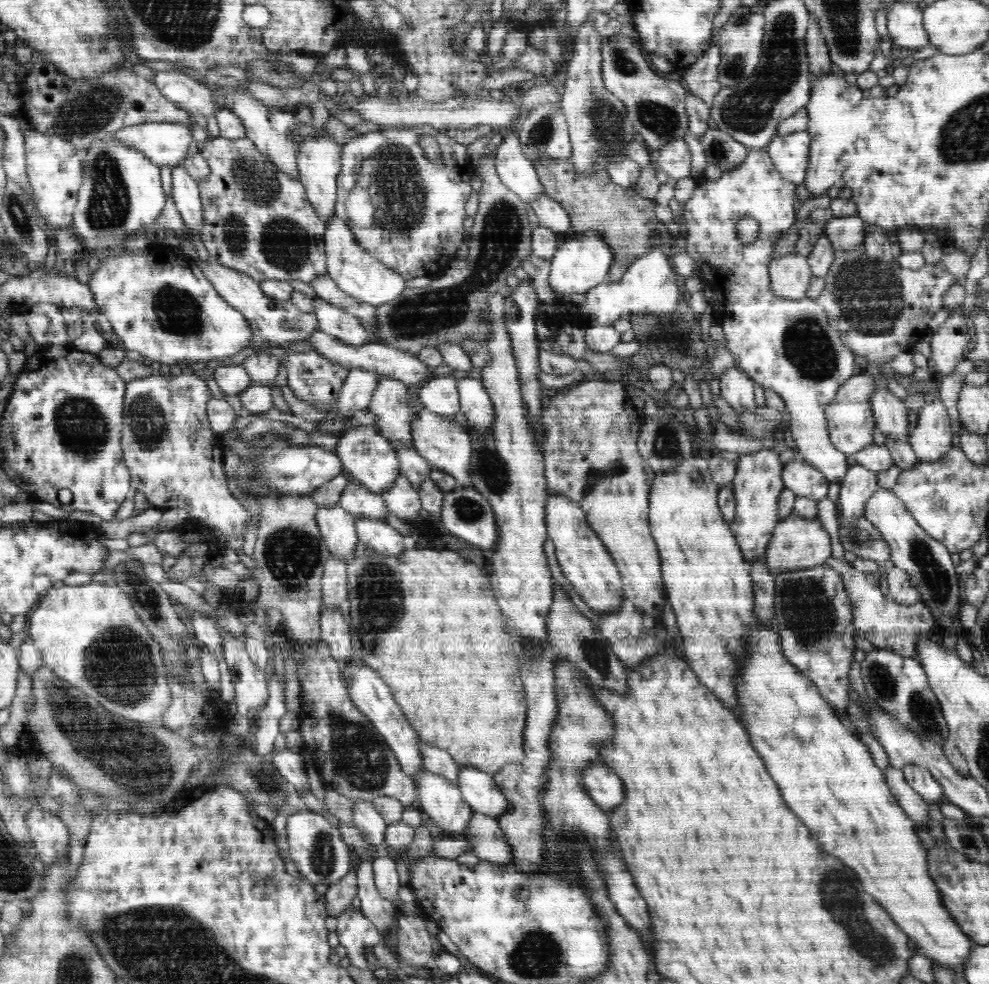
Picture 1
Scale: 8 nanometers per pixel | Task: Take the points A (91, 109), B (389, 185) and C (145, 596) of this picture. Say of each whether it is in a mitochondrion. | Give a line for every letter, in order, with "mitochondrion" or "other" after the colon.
A: mitochondrion
B: mitochondrion
C: mitochondrion

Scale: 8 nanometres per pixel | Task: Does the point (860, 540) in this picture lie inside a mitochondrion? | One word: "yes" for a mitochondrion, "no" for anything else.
yes

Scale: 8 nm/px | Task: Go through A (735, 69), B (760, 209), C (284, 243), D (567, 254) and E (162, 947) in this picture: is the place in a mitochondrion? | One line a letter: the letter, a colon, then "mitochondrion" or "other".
A: mitochondrion
B: other
C: mitochondrion
D: other
E: mitochondrion

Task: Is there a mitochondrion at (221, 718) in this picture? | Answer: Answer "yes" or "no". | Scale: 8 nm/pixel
no

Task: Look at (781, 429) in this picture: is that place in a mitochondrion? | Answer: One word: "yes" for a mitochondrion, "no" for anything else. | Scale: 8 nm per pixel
no

